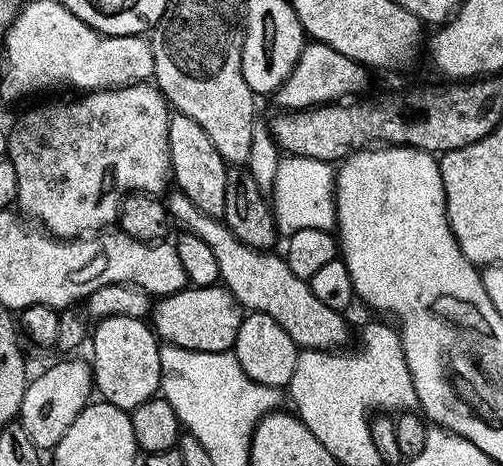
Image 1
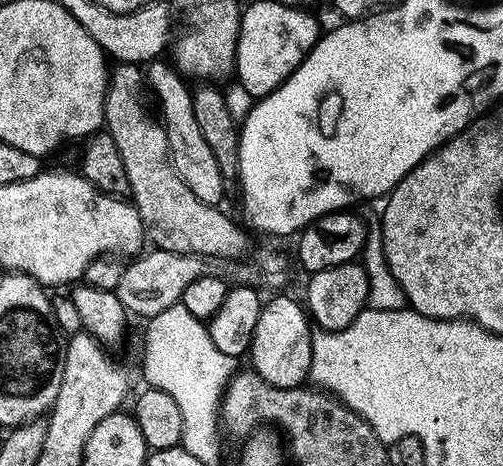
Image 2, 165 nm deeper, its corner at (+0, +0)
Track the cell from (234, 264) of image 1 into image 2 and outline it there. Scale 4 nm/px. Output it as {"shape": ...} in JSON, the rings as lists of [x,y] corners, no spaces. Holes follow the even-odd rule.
{"shape":[[[121,64],[115,65],[113,70],[111,71],[109,77],[109,85],[107,91],[104,93],[104,122],[105,129],[107,135],[112,136],[114,138],[114,146],[118,146],[118,154],[122,154],[122,162],[126,165],[126,176],[130,178],[130,200],[131,203],[138,210],[138,214],[142,218],[142,226],[144,227],[145,237],[155,247],[161,248],[162,250],[166,250],[167,252],[177,252],[178,254],[190,254],[191,252],[196,256],[202,257],[210,257],[217,256],[221,260],[230,260],[235,261],[237,258],[240,258],[240,255],[243,254],[244,251],[248,248],[248,240],[244,237],[244,232],[239,228],[238,225],[235,224],[234,221],[231,220],[230,217],[227,216],[226,213],[220,212],[221,210],[215,204],[207,204],[206,202],[202,202],[198,198],[194,198],[194,190],[190,190],[190,186],[186,186],[186,182],[182,182],[182,178],[176,172],[175,166],[172,164],[172,153],[168,151],[168,132],[164,129],[163,123],[154,121],[148,117],[148,112],[144,109],[144,88],[146,84],[145,77],[142,75],[141,67],[137,64]]]}

